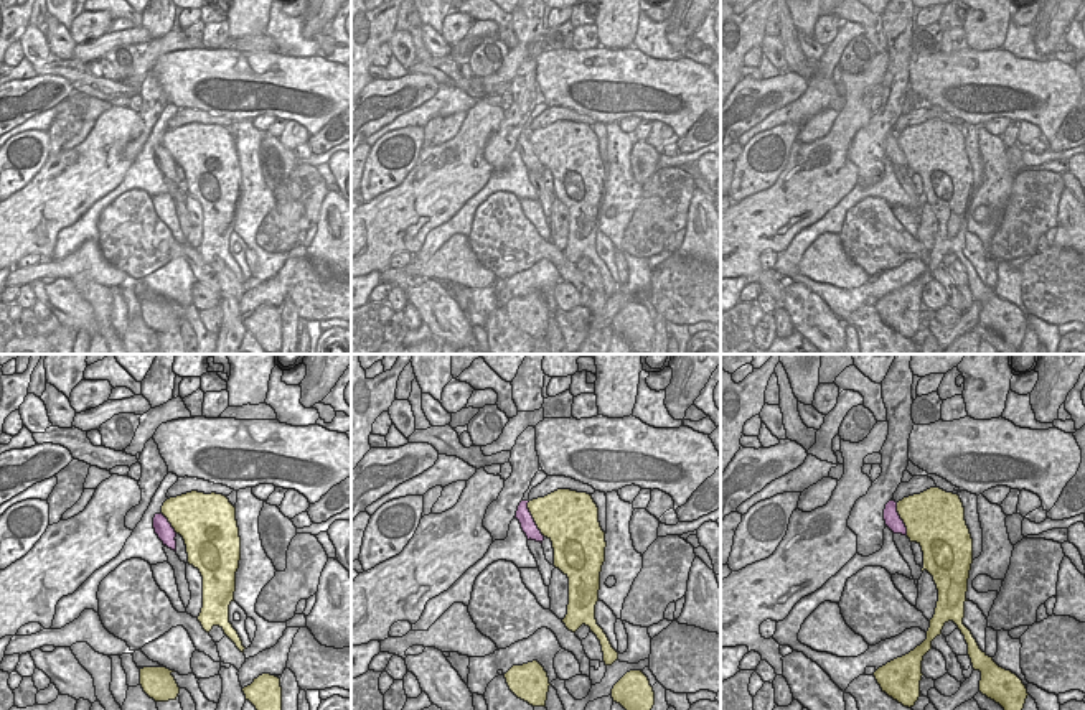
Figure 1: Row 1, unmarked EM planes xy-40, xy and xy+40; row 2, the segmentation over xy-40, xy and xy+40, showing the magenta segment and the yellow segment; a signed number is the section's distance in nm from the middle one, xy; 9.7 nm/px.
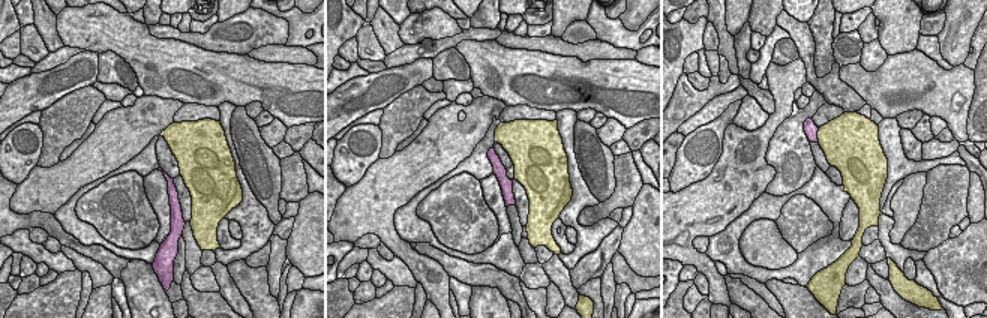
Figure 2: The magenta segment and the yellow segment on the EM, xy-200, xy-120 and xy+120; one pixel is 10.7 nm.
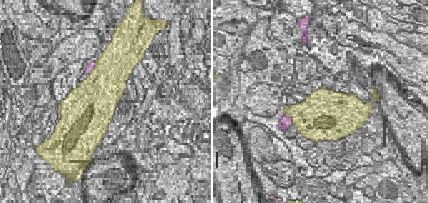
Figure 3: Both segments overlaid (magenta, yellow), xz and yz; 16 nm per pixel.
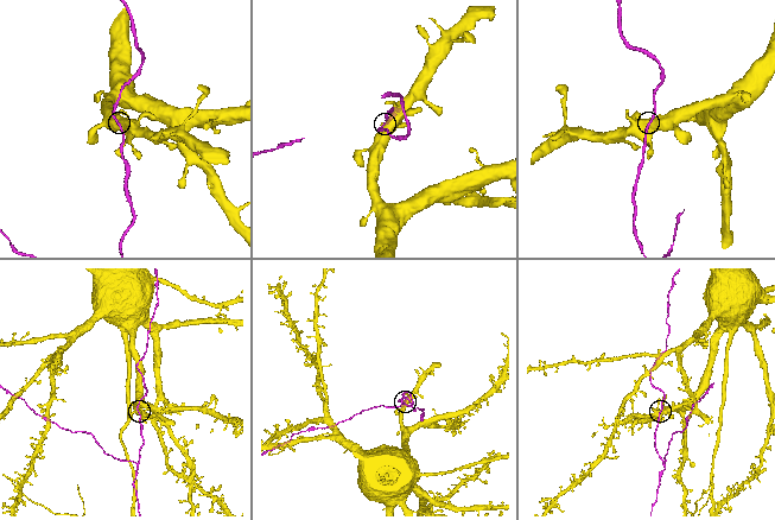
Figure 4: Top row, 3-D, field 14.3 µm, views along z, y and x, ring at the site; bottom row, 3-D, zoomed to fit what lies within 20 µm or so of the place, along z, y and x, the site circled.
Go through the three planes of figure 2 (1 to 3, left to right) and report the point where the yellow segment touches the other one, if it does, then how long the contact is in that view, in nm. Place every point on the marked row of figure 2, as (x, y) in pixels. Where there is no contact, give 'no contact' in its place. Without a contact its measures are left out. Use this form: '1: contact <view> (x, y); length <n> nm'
1: no contact
2: no contact
3: contact xy+120 (816, 135); length 160 nm

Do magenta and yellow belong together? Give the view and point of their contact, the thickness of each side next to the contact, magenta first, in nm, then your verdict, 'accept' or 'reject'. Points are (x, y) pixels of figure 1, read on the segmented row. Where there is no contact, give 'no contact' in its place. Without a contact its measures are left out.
contact xy (533, 519); calibres 140 and 460 nm; accept

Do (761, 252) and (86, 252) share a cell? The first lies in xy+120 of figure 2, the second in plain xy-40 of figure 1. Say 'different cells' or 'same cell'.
same cell

